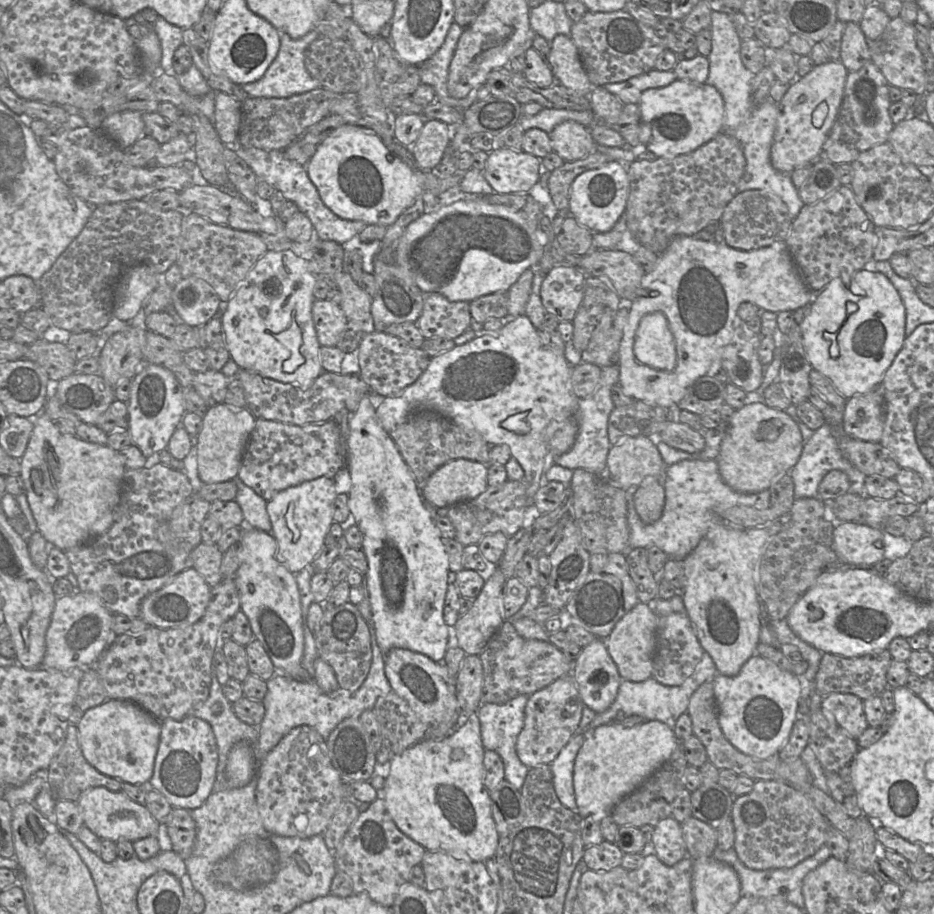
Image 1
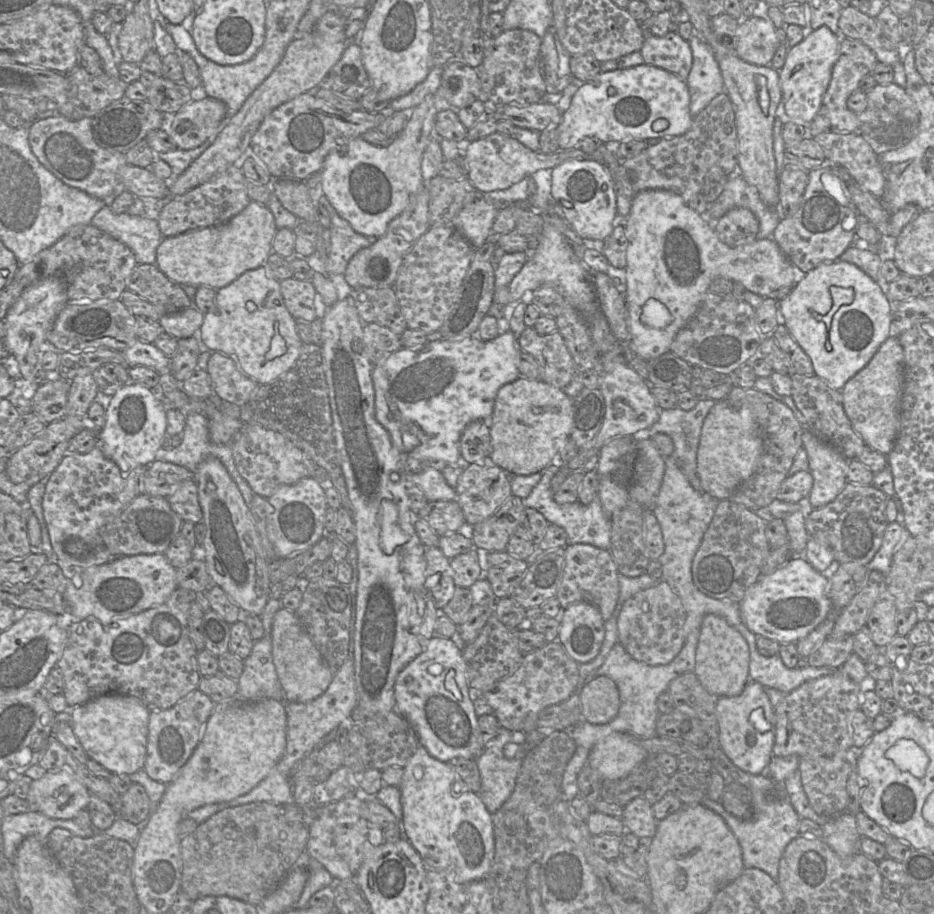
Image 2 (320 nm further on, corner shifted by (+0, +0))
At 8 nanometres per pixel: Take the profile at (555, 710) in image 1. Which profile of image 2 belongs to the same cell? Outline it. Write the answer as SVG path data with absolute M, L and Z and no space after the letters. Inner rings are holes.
M559 641L548 642L542 648L524 654L521 665L512 675L497 682L481 695L493 709L501 727L528 733L536 729L536 719L540 711L565 701L579 691L582 679L578 667L579 663L567 654Z

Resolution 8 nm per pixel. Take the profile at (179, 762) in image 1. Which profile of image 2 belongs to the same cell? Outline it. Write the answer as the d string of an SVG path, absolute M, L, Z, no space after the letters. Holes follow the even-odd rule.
M196 689L170 708L150 712L144 770L151 779L164 784L174 779L199 744L204 726L214 708L215 703Z

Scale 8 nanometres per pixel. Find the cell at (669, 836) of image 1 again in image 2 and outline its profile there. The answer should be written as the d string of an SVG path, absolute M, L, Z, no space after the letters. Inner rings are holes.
M636 797L624 806L621 817L626 832L631 832L642 841L649 841L656 833L657 820L652 805L643 797Z

